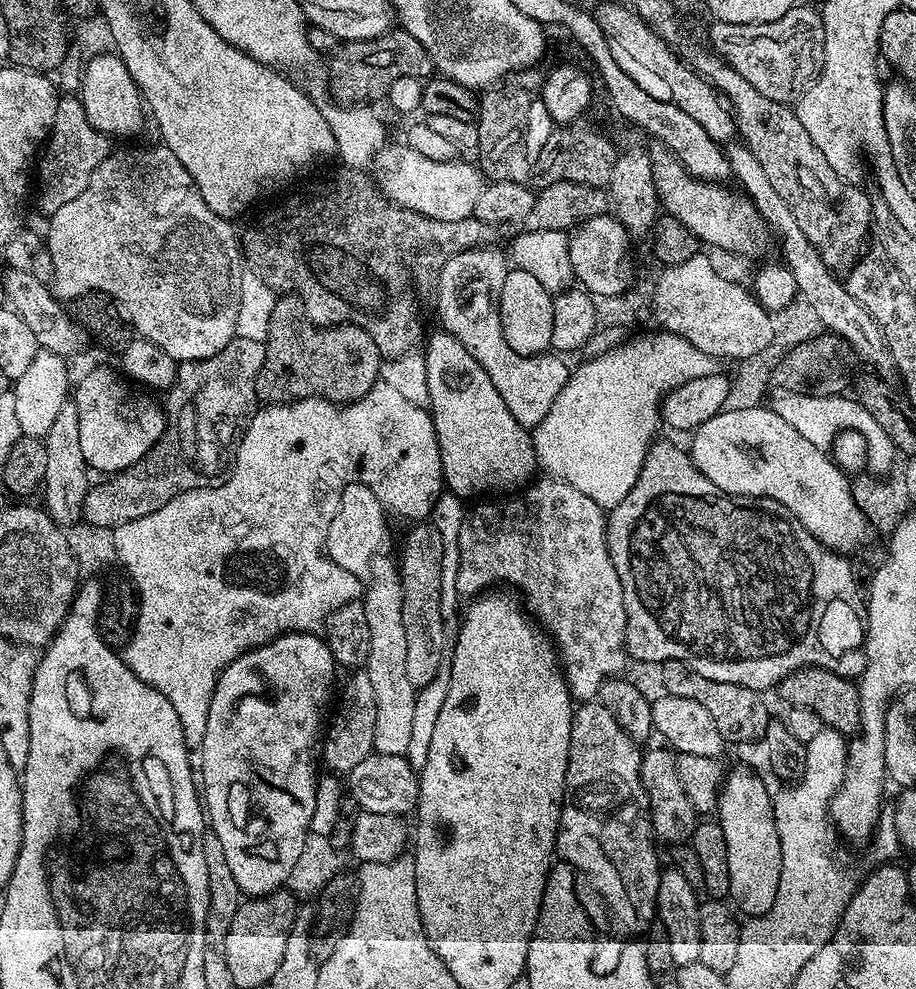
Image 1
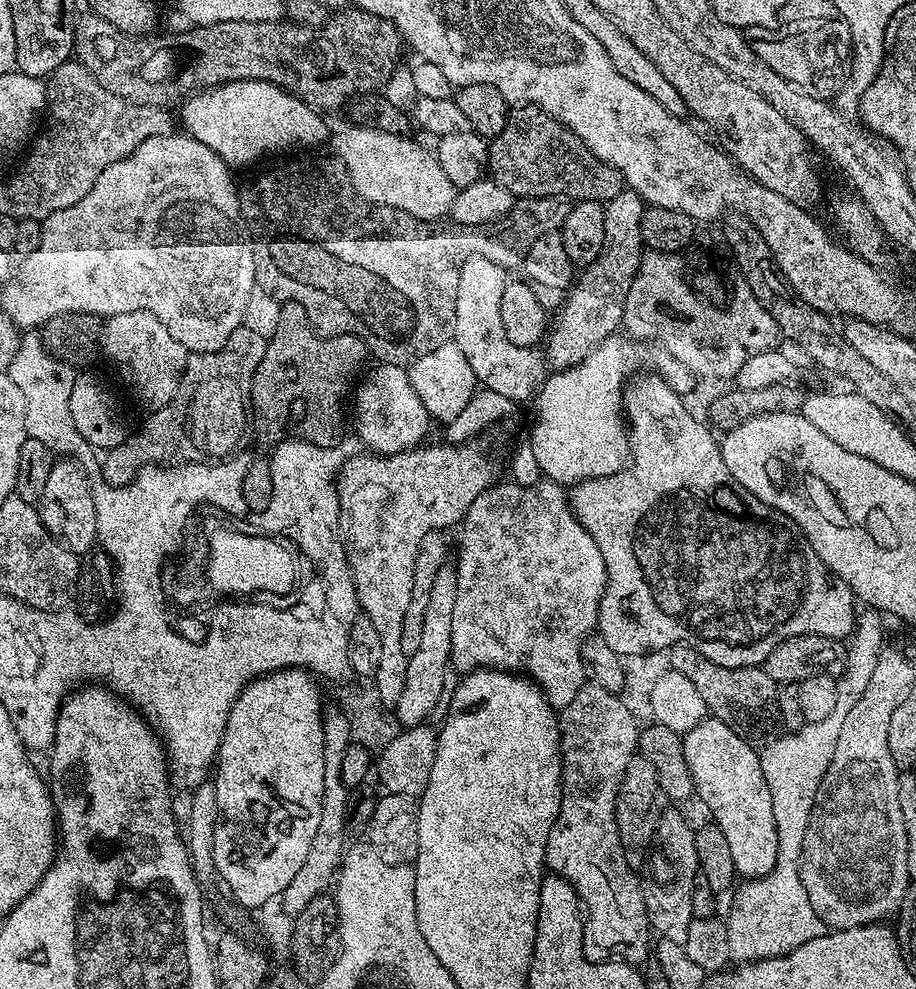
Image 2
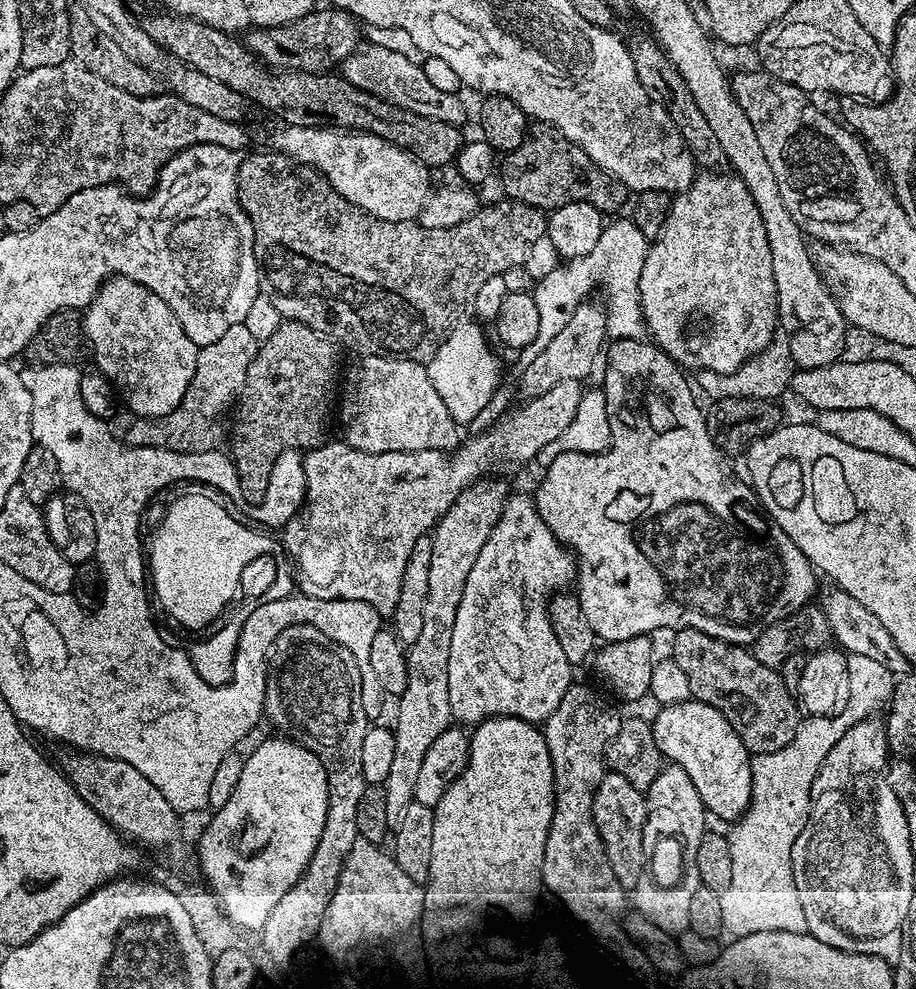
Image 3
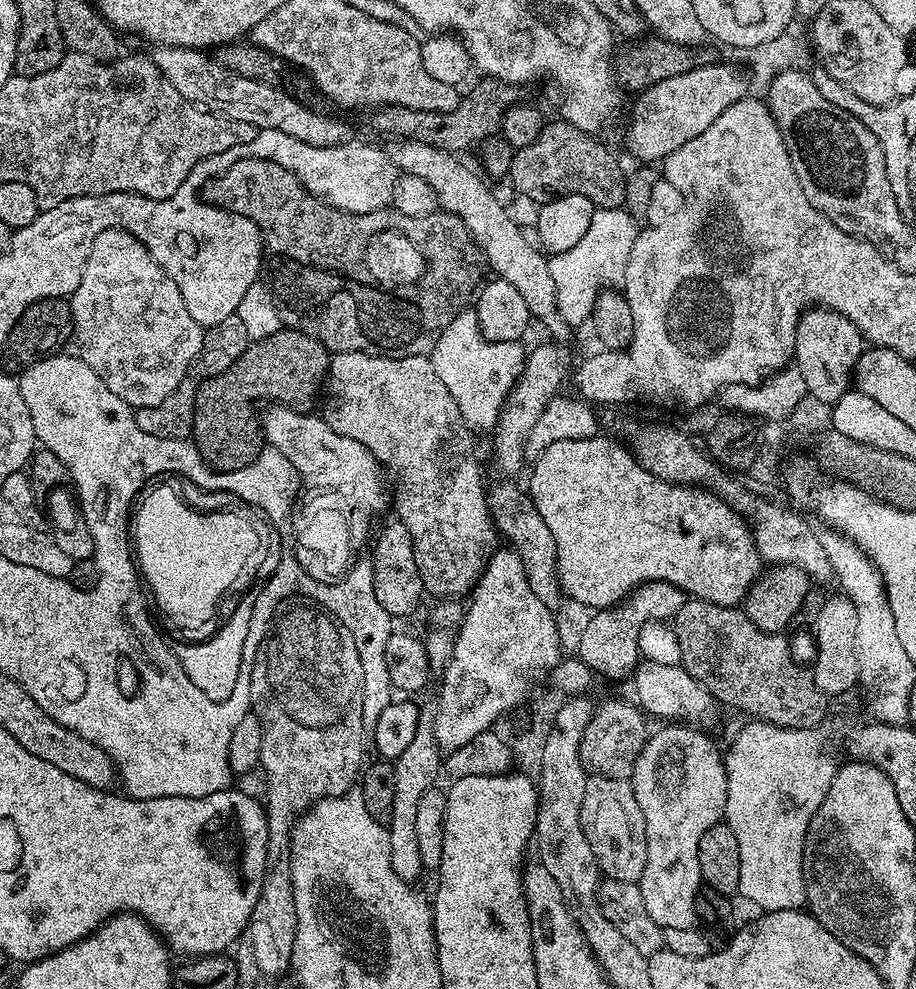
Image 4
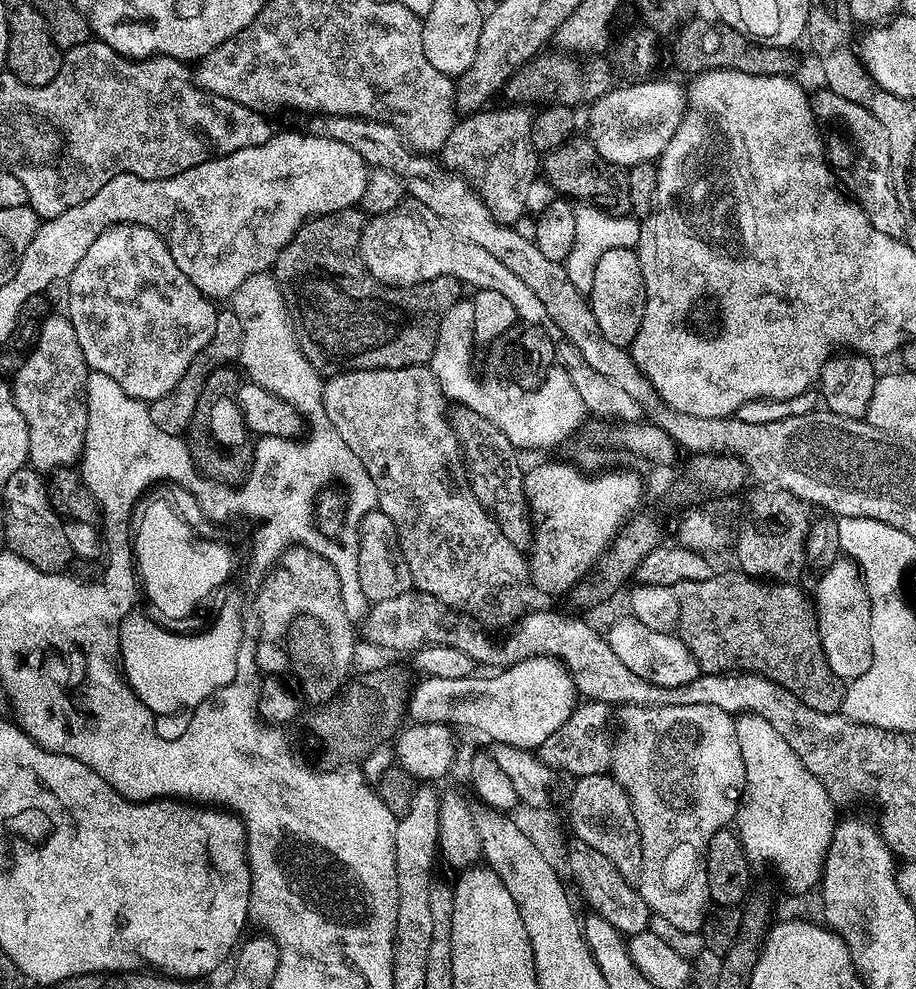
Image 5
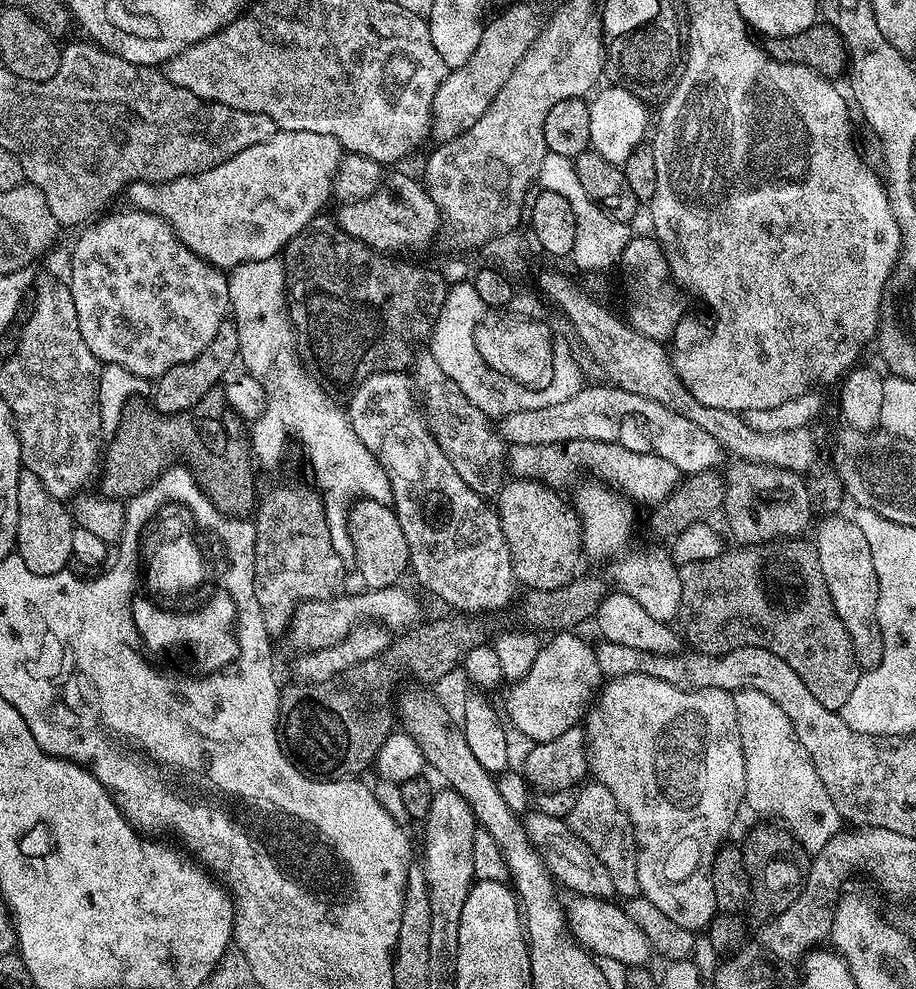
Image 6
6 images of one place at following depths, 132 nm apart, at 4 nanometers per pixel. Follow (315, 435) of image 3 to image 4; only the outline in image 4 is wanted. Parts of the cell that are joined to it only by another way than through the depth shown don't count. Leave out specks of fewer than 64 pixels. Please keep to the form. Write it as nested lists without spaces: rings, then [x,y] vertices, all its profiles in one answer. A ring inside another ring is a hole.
[[[281,327],[280,331],[270,334],[269,337],[251,341],[248,345],[248,349],[242,354],[242,358],[238,358],[238,362],[231,364],[222,374],[211,376],[209,380],[199,381],[196,389],[196,401],[194,402],[194,426],[192,427],[191,439],[194,441],[196,449],[200,451],[200,456],[203,458],[205,464],[218,472],[237,472],[253,464],[253,462],[260,457],[262,451],[262,420],[258,415],[258,408],[256,412],[255,404],[258,403],[259,400],[265,399],[264,401],[290,406],[296,400],[304,399],[312,392],[312,389],[316,387],[316,382],[320,378],[320,371],[322,368],[324,368],[324,352],[320,351],[320,345],[313,344],[312,340],[308,340],[308,338],[304,337],[298,330]]]

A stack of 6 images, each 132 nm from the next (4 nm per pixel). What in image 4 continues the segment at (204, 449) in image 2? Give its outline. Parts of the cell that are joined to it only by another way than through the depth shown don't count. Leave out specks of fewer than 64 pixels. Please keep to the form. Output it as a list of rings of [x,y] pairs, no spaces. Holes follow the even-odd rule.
[[[237,315],[226,318],[223,322],[218,322],[218,326],[207,329],[204,333],[204,348],[197,354],[196,361],[192,363],[190,369],[191,378],[183,380],[178,386],[178,390],[174,390],[174,394],[167,396],[163,402],[158,402],[158,406],[135,409],[134,415],[137,426],[142,430],[146,430],[146,434],[154,434],[154,438],[166,438],[167,440],[189,439],[194,426],[194,402],[196,401],[197,382],[209,380],[211,376],[217,376],[225,372],[231,364],[238,362],[238,358],[242,358],[242,354],[248,349],[249,343],[245,323]]]

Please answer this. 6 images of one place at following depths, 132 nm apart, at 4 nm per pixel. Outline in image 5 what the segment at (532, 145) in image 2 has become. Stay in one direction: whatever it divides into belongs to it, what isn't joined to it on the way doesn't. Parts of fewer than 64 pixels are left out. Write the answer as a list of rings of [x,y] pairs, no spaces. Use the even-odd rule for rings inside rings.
[[[573,134],[554,151],[543,153],[542,176],[552,187],[553,193],[576,202],[593,204],[603,212],[612,212],[616,216],[627,216],[632,211],[630,206],[630,186],[628,174],[616,164],[606,162],[602,154],[593,146],[592,141],[583,135]]]

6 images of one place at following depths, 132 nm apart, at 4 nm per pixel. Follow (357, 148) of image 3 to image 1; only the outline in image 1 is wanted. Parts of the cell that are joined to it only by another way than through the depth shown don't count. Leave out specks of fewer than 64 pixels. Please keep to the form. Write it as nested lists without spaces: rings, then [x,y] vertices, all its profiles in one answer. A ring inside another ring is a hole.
[[[388,142],[374,161],[374,183],[387,200],[394,201],[398,206],[426,214],[426,218],[431,220],[456,226],[472,216],[474,206],[478,206],[478,194],[482,194],[486,183],[484,173],[475,163],[463,164],[462,160],[430,162],[430,158],[418,154],[418,150],[410,150],[407,142]]]

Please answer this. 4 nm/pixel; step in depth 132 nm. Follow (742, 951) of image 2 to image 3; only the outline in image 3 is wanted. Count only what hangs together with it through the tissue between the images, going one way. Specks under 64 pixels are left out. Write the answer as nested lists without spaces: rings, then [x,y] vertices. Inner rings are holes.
[[[862,654],[848,656],[848,677],[850,678],[850,698],[846,702],[846,710],[838,716],[808,716],[801,723],[798,734],[782,750],[761,752],[752,756],[752,800],[748,804],[743,816],[731,825],[730,858],[734,858],[734,878],[730,878],[730,886],[721,892],[722,922],[724,932],[733,936],[758,934],[762,930],[786,930],[787,932],[806,932],[806,910],[802,902],[802,894],[796,885],[794,870],[792,869],[792,851],[794,842],[798,842],[798,834],[808,821],[808,814],[812,810],[814,793],[812,787],[820,767],[824,765],[826,754],[834,750],[834,742],[850,730],[858,722],[875,717],[889,707],[888,699],[896,692],[897,673],[886,670],[879,662],[865,658]]]

